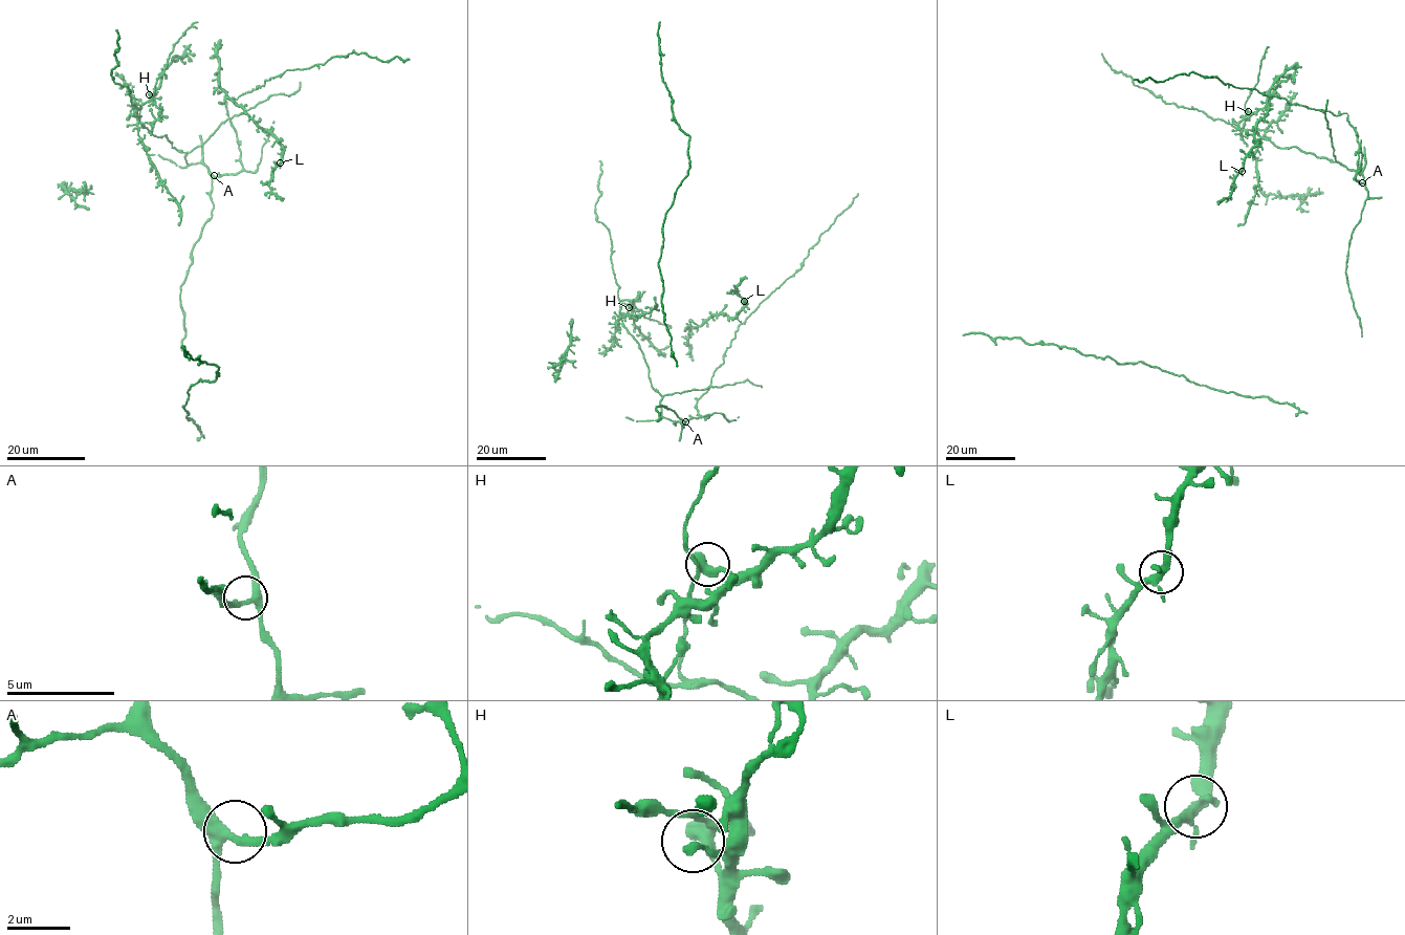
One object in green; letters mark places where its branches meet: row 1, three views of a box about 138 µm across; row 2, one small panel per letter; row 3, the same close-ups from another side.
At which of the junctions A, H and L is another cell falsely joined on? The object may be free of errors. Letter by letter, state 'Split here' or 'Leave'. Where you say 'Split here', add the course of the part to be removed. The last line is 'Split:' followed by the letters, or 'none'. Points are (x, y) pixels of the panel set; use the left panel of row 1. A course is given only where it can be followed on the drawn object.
A: Leave
H: Leave
L: Leave
Split: none

